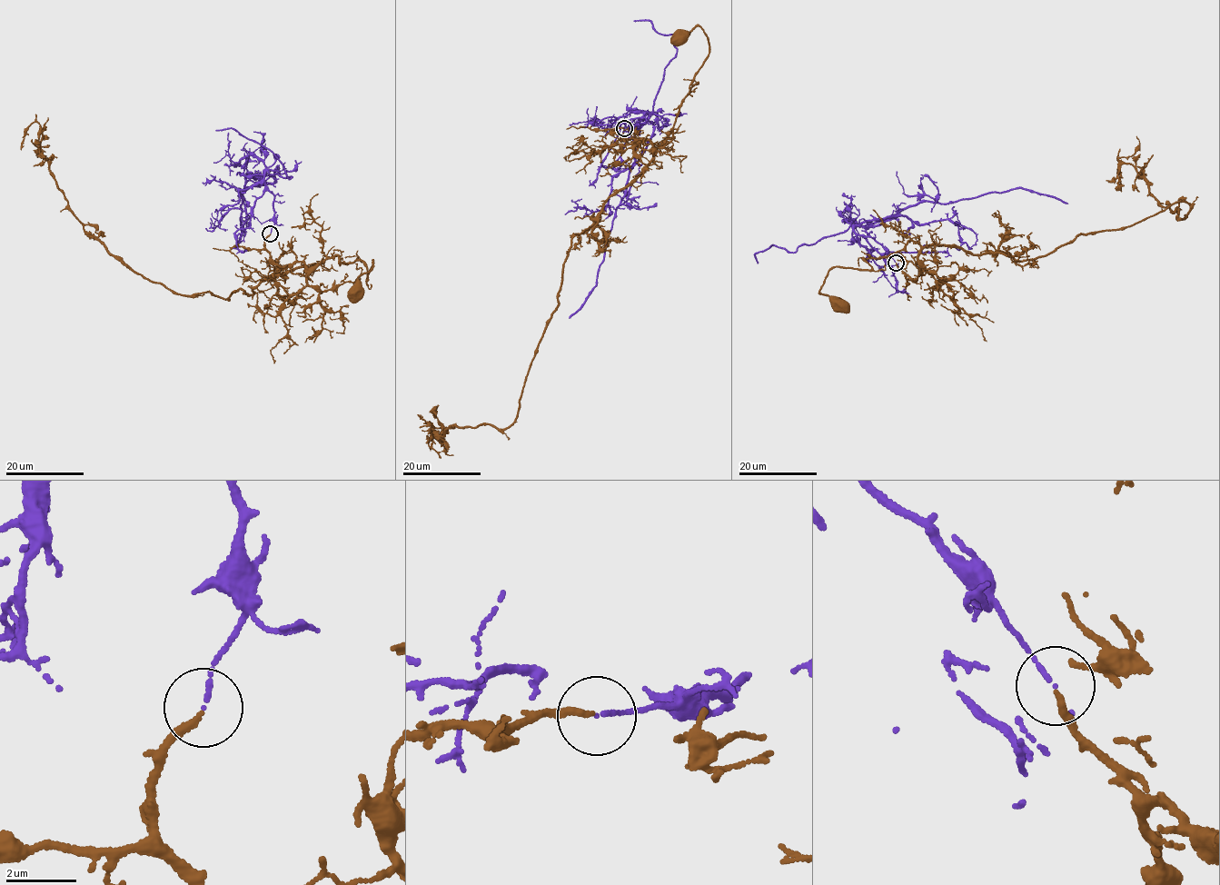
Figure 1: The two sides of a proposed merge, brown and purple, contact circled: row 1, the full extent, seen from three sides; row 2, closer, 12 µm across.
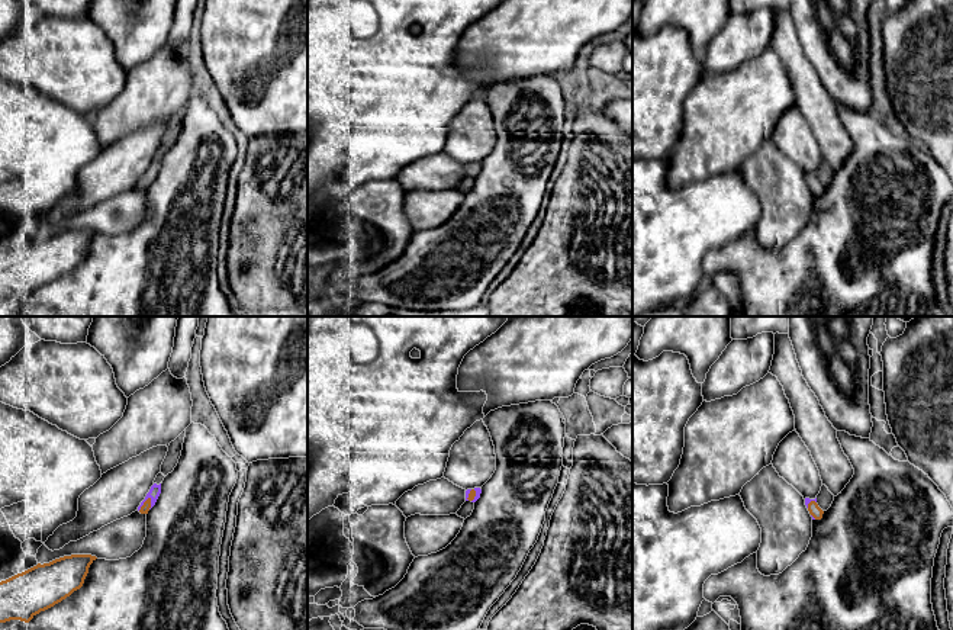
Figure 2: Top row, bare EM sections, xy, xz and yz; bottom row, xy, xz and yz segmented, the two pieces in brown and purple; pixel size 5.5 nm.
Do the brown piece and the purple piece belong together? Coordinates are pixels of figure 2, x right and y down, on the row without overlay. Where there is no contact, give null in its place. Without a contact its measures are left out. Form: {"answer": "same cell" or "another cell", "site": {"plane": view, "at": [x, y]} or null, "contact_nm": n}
{"answer": "another cell", "site": {"plane": "xy", "at": [144, 179]}, "contact_nm": 100}

